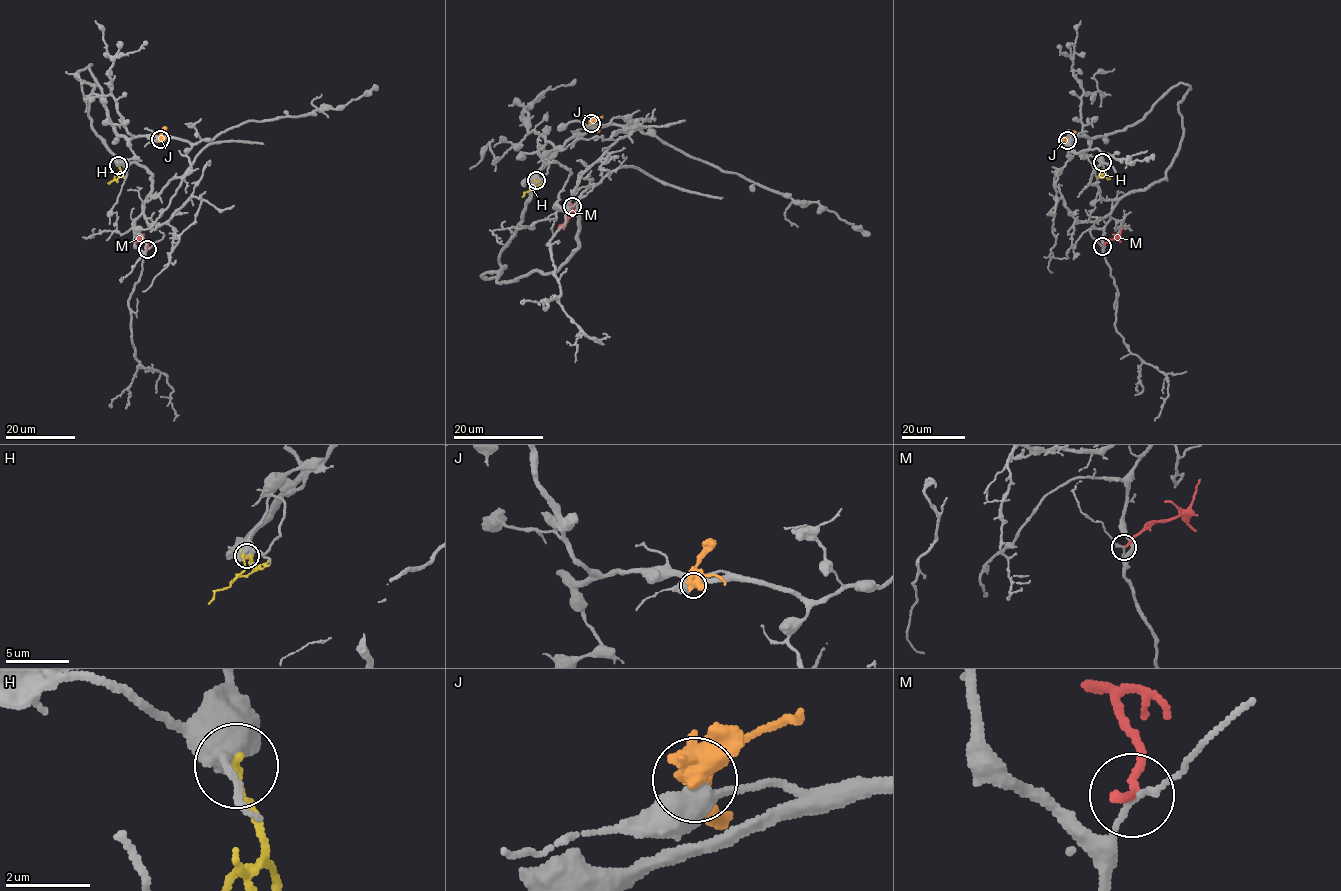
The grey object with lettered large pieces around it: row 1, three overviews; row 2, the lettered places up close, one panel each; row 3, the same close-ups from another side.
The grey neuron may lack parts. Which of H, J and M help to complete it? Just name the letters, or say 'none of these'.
none of these

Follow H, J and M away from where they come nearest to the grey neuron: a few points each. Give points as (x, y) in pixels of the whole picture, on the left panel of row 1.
H: (118, 165), (120, 171), (107, 182)
J: (160, 140), (165, 127)
M: (147, 249), (146, 240), (136, 228)

